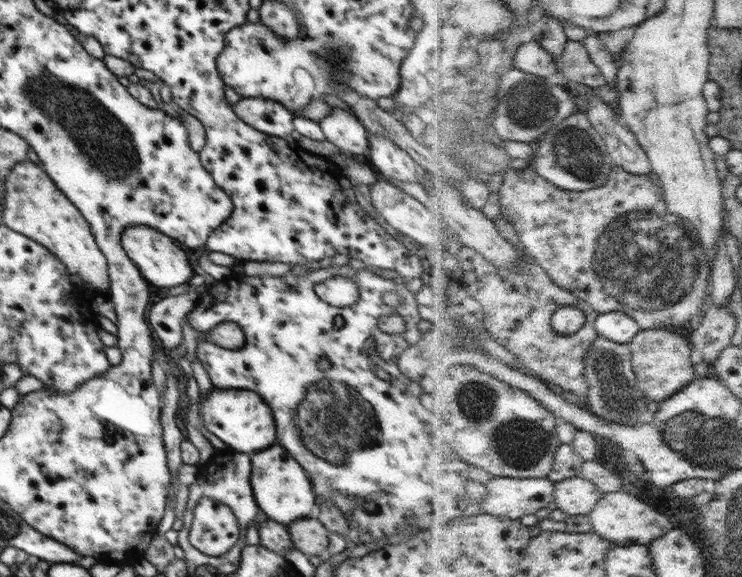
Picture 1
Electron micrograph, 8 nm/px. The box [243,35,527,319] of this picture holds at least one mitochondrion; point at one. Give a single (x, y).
(335, 64)

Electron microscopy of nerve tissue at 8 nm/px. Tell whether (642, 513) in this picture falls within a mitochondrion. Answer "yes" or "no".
no

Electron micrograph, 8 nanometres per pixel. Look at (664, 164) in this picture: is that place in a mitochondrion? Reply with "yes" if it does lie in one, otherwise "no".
no

